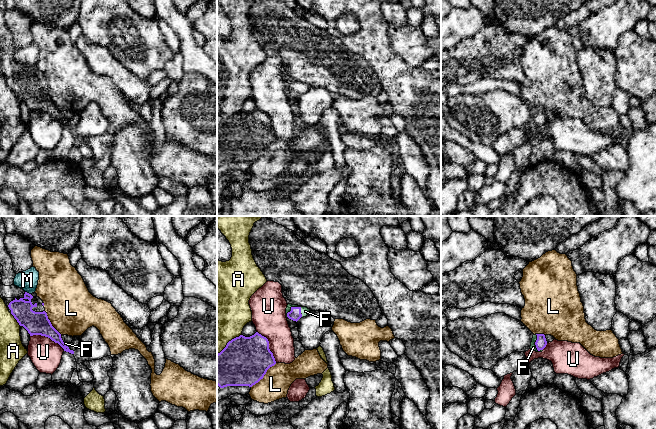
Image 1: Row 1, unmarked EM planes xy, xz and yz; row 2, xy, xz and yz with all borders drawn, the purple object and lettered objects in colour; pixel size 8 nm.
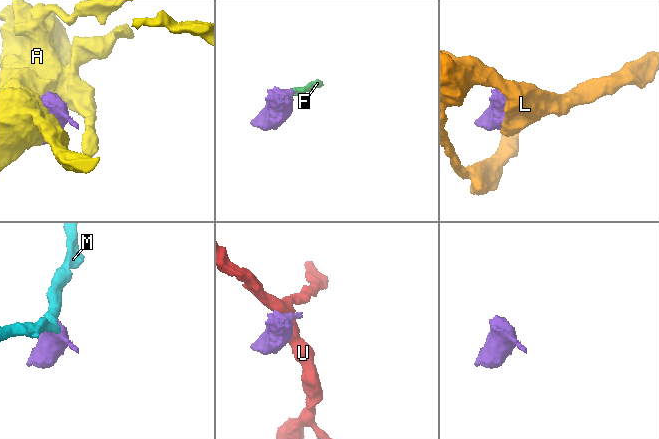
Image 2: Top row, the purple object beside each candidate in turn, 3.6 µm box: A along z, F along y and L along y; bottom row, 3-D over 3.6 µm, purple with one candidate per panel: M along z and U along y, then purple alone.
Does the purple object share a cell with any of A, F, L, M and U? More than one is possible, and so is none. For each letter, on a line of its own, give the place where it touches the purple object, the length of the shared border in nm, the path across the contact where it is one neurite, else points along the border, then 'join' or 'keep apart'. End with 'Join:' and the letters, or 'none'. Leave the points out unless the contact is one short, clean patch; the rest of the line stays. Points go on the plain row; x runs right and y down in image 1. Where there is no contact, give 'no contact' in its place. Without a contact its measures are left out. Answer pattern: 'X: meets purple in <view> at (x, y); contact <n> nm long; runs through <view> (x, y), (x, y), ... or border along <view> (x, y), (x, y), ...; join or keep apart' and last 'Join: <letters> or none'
A: meets purple in xy at (15, 94); contact 130 nm long; keep apart
F: meets purple in xz at (292, 83); contact 150 nm long; runs through xz (295, 90), (292, 83), (299, 83), (305, 87); join
L: meets purple in xz at (264, 150); contact 280 nm long; keep apart
M: meets purple in xy at (28, 69); contact 50 nm long; keep apart
U: meets purple in xz at (268, 122); contact 300 nm long; keep apart
Join: F

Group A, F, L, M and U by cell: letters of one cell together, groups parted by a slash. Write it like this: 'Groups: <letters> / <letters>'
Groups: A / F / L / M / U

